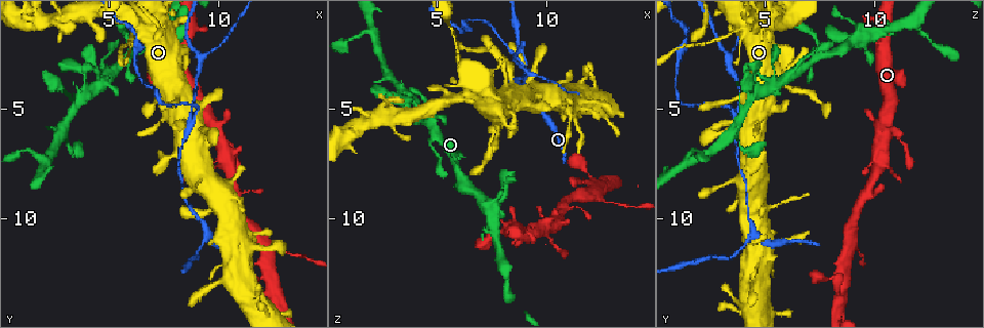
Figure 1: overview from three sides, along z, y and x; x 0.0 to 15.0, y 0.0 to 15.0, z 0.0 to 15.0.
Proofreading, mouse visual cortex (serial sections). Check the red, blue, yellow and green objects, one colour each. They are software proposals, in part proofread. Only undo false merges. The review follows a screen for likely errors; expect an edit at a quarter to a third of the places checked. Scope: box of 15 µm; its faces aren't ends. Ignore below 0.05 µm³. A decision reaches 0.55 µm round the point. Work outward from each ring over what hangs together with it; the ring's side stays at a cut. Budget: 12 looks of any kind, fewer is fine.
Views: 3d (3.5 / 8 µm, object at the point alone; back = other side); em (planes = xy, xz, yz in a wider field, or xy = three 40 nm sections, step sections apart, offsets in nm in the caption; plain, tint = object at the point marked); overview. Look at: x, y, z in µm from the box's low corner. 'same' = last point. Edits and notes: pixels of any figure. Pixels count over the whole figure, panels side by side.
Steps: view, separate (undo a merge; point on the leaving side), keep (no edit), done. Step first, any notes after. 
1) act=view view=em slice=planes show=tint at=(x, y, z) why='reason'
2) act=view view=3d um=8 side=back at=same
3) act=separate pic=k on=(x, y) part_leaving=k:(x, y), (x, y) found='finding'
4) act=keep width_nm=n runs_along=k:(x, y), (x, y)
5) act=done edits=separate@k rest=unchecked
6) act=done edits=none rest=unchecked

act=view view=3d um=3.5 at=(5.9, 2.5, 7.5) why='sharp bend'

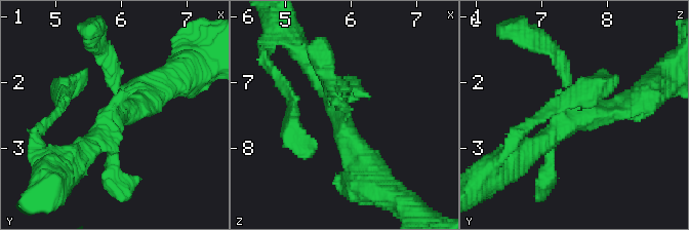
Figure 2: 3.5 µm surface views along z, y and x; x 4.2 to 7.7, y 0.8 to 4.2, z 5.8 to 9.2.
act=view view=em slice=xy step=5 show=tint at=(5.85, 2.35, 7.50)

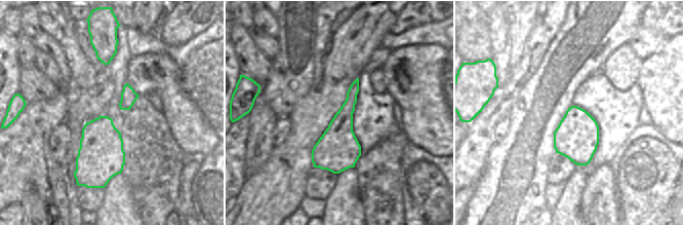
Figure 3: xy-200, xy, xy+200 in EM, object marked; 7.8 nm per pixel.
act=keep arms=3 arm_widths_nm=200,300,350 runs_along=2:(550, 49), (574, 113), (532, 151) found='all the same cell'

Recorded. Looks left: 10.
act=view view=3d um=3.5 side=back at=(5.0, 3.6, 6.3) why='three arms meet'

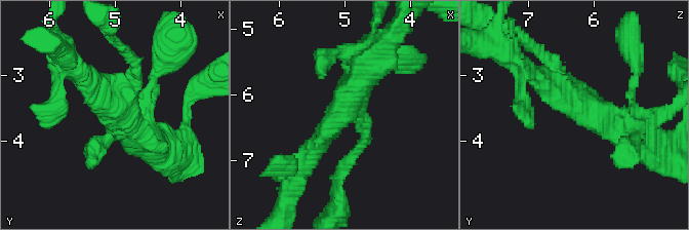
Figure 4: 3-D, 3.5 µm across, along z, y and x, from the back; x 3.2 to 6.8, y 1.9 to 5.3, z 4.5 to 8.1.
act=view view=em slice=xy step=2 show=tint at=(5.00, 3.50, 6.20)

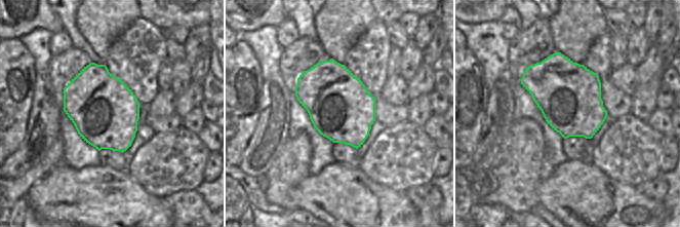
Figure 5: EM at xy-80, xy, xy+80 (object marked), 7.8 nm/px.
act=keep runs_along=4:(312, 156), (371, 56) found='one cell here'

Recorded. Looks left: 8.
act=view view=3d um=8 at=(12.1, 11.3, 8.9) why='three arms meet'

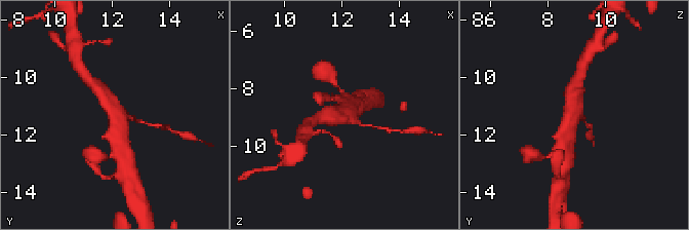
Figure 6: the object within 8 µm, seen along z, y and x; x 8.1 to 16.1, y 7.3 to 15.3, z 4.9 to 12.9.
act=view view=em slice=planes show=tint at=(12.2, 11.3, 8.9) arms=3 arm_widths_nm=150,450,500 why='need the tissue'

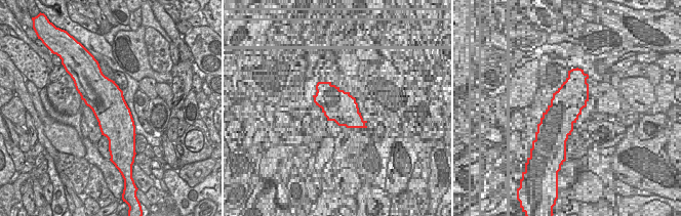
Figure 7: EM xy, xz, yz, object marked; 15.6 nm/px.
act=separate pic=6 on=(156, 125) part_leaving=6:(130, 117), (171, 129) found='two cells meet here'

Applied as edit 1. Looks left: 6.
act=view view=overview

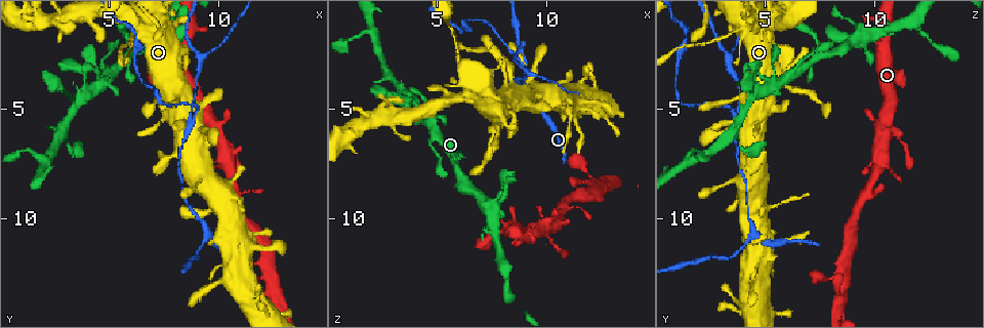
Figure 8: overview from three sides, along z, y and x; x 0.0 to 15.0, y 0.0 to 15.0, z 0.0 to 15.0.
act=view view=3d um=3.5 side=back at=(9.5, 10.7, 4.5) why='arms part here'

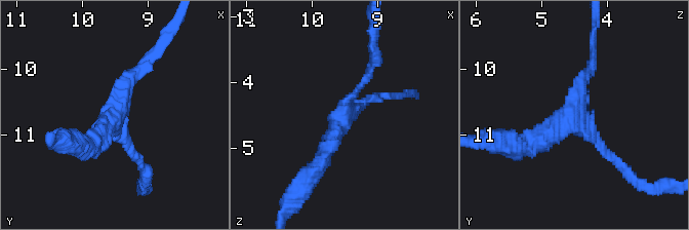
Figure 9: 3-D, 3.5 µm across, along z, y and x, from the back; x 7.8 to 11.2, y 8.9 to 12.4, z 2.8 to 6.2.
act=view view=em slice=planes show=tint at=(9.60, 10.75, 4.55) arms=3 arm_widths_nm=150,200,250

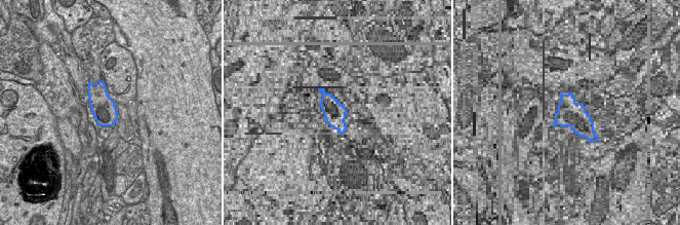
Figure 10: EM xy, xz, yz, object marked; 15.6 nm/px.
act=keep runs_along=9:(519, 145), (561, 126), (590, 66) found='continuous, no second cell'

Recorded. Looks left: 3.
act=view view=3d um=3.5 at=(6.0, 1.6, 3.5) why='thick turns thin'

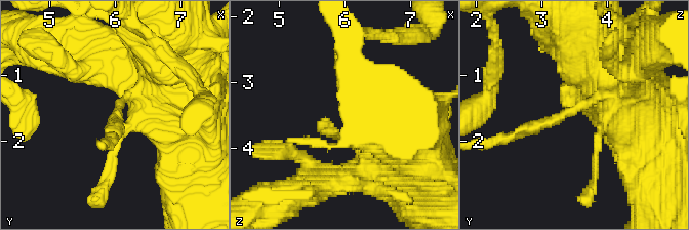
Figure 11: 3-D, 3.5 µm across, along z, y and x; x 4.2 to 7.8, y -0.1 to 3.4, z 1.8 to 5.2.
act=view view=em slice=xy step=5 show=tint at=(6.05, 1.50, 3.55) arm_widths_nm=200,700 why='need the tissue'

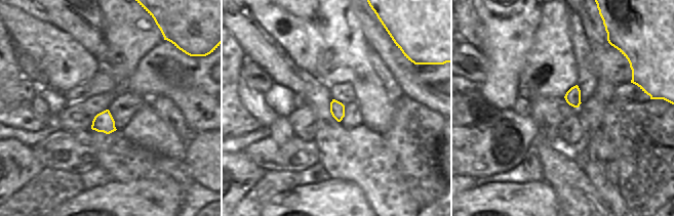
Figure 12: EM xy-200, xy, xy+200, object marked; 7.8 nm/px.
act=separate pic=11 on=(544, 124) part_leaving=11:(576, 109), (511, 138), (490, 141) found='two cells meet here'

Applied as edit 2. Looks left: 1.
act=done edits=separate@6,separate@11 rest=unchecked

